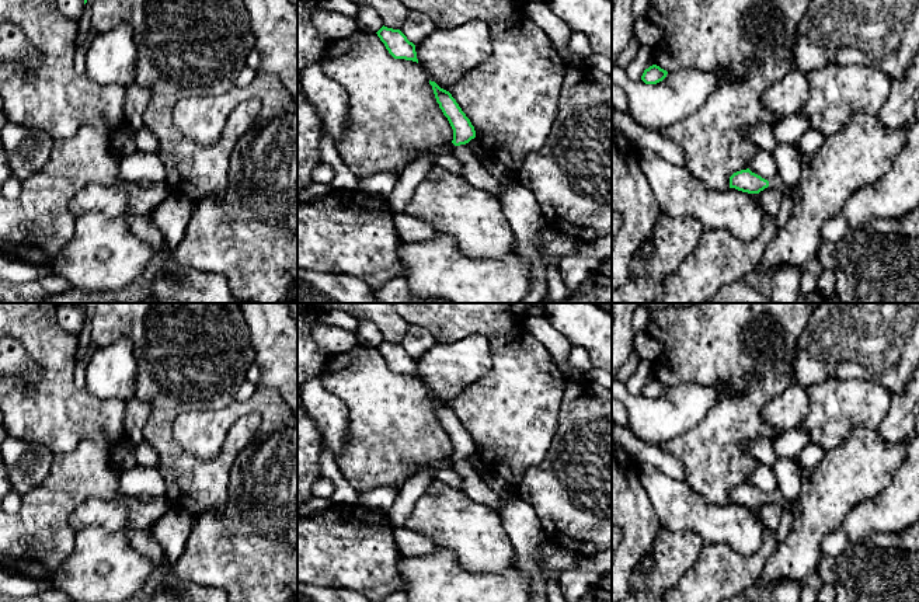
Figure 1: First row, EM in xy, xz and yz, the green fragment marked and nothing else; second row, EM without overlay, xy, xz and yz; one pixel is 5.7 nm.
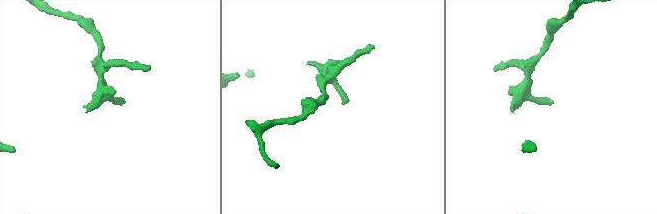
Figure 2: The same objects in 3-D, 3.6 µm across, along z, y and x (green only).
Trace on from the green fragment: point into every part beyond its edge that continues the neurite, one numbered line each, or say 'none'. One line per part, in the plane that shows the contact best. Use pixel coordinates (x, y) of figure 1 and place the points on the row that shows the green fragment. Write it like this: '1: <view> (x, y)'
1: xz (473, 170)

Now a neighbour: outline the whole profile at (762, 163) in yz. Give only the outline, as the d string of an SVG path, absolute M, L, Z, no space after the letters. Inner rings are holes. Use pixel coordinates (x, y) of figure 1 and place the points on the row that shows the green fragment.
M759 149L753 154L748 168L752 173L760 175L762 178L765 178L767 181L773 180L774 177L777 177L777 173L779 173L777 171L777 163L774 160L773 153L769 153L769 152L762 150L762 149Z

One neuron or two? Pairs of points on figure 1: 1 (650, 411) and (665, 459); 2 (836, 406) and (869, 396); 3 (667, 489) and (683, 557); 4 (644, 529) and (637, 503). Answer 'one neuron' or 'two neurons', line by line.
1: two neurons
2: one neuron
3: two neurons
4: one neuron

